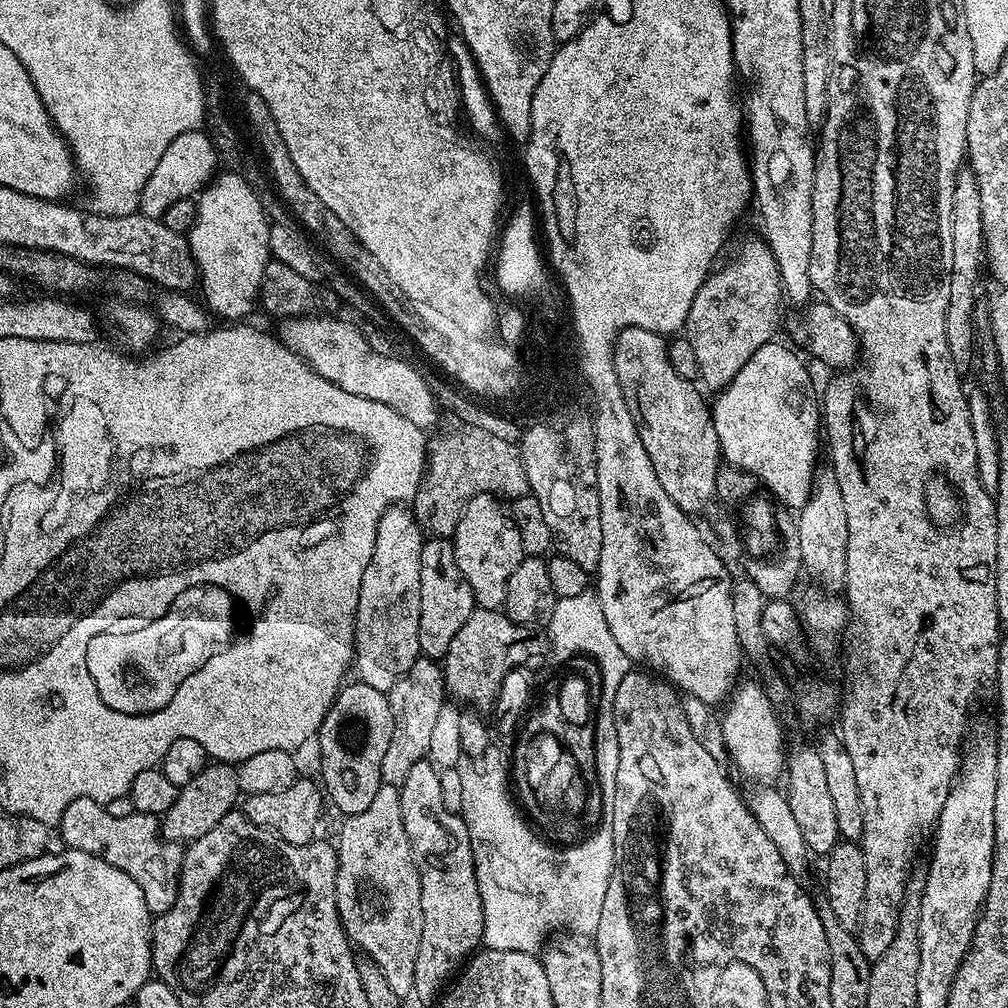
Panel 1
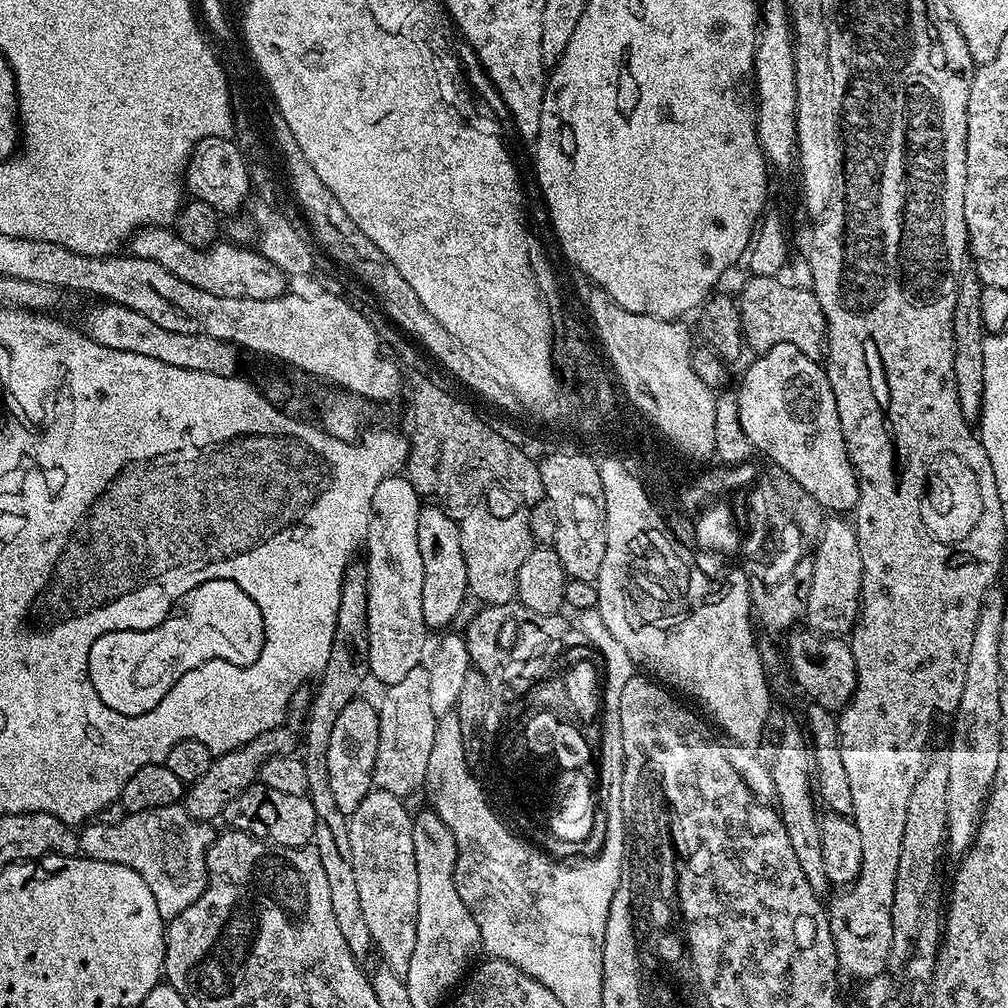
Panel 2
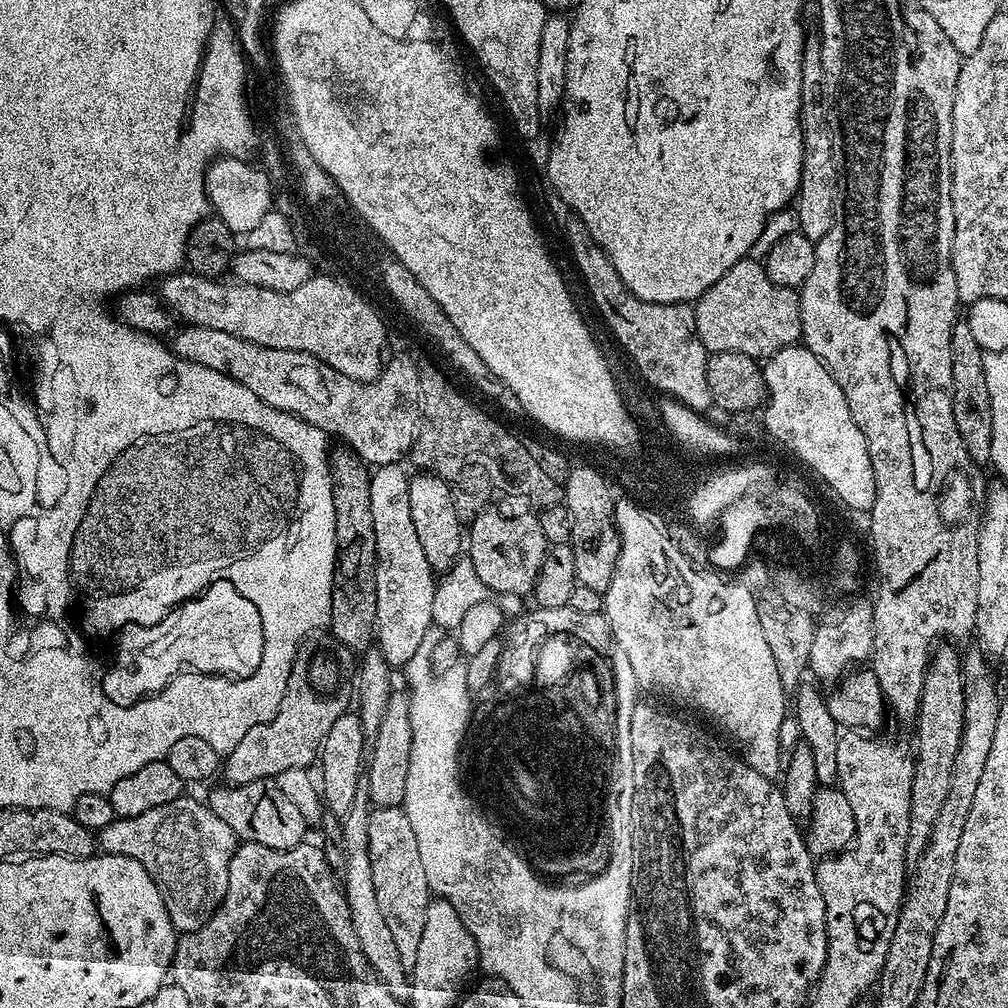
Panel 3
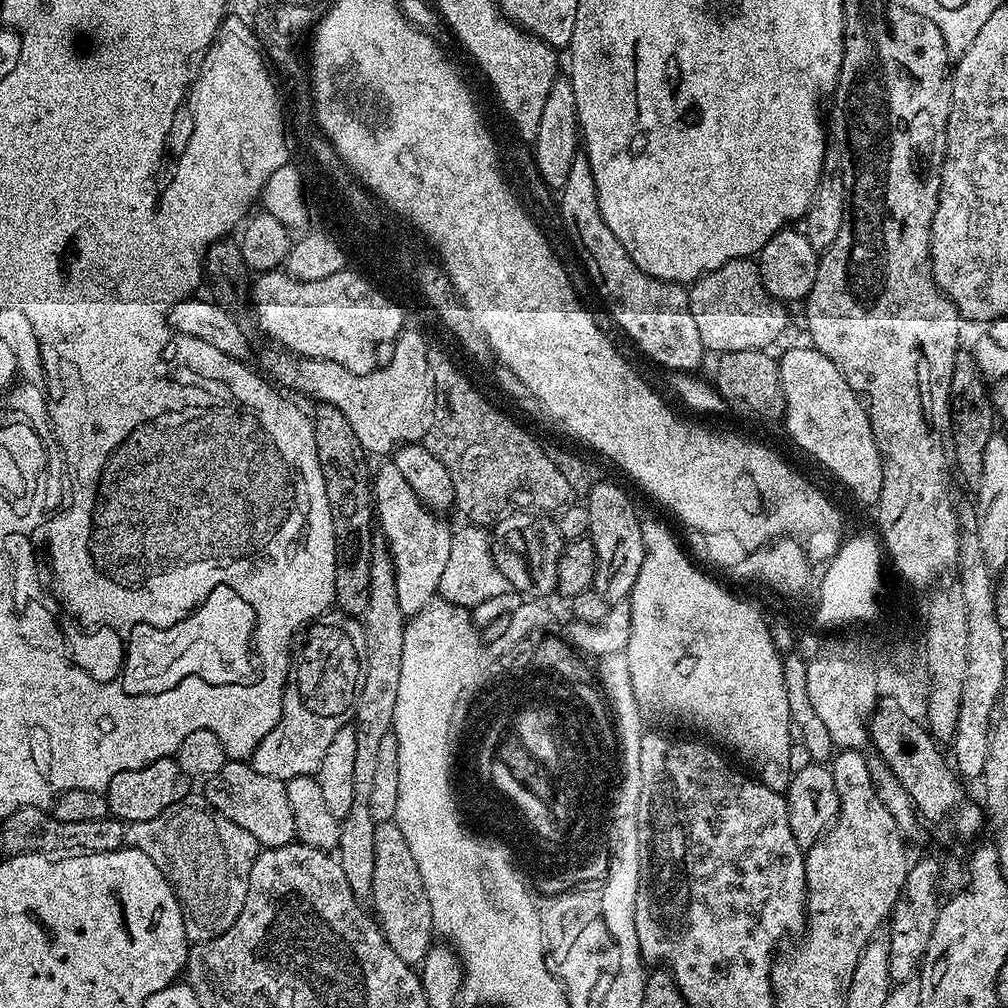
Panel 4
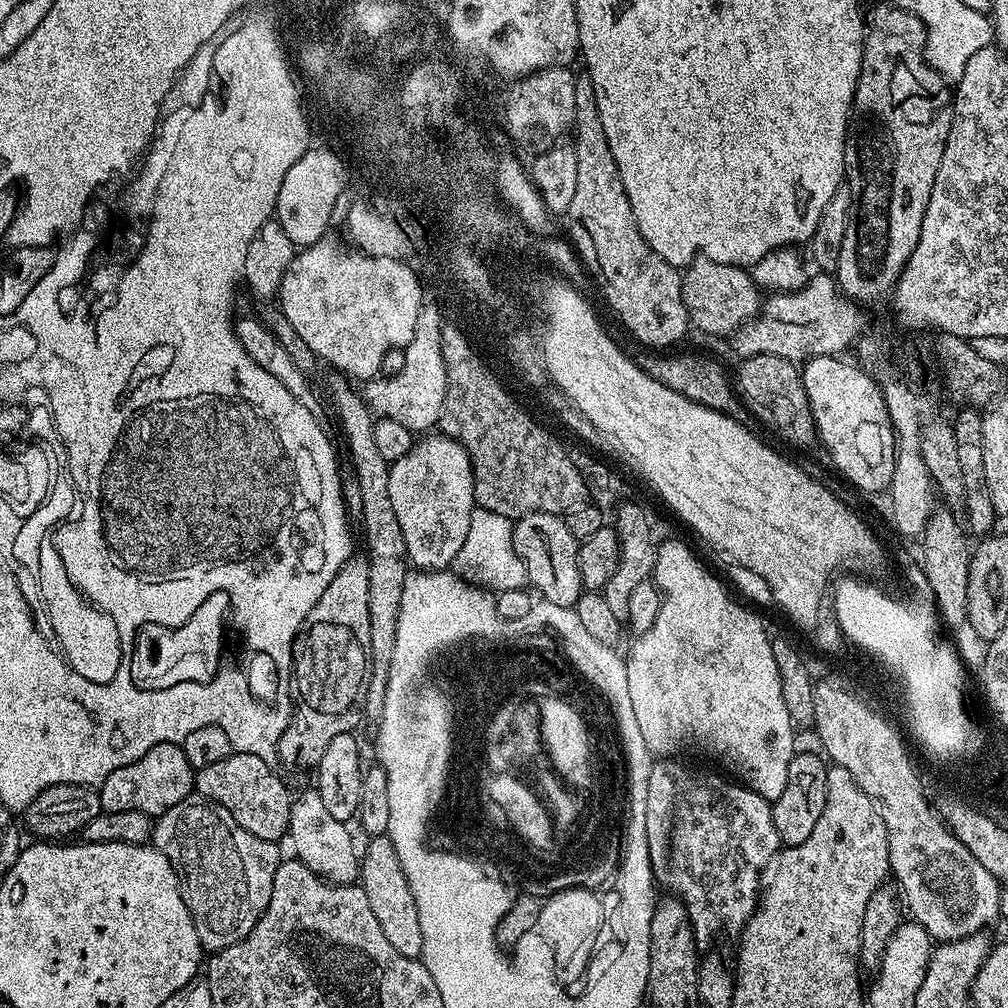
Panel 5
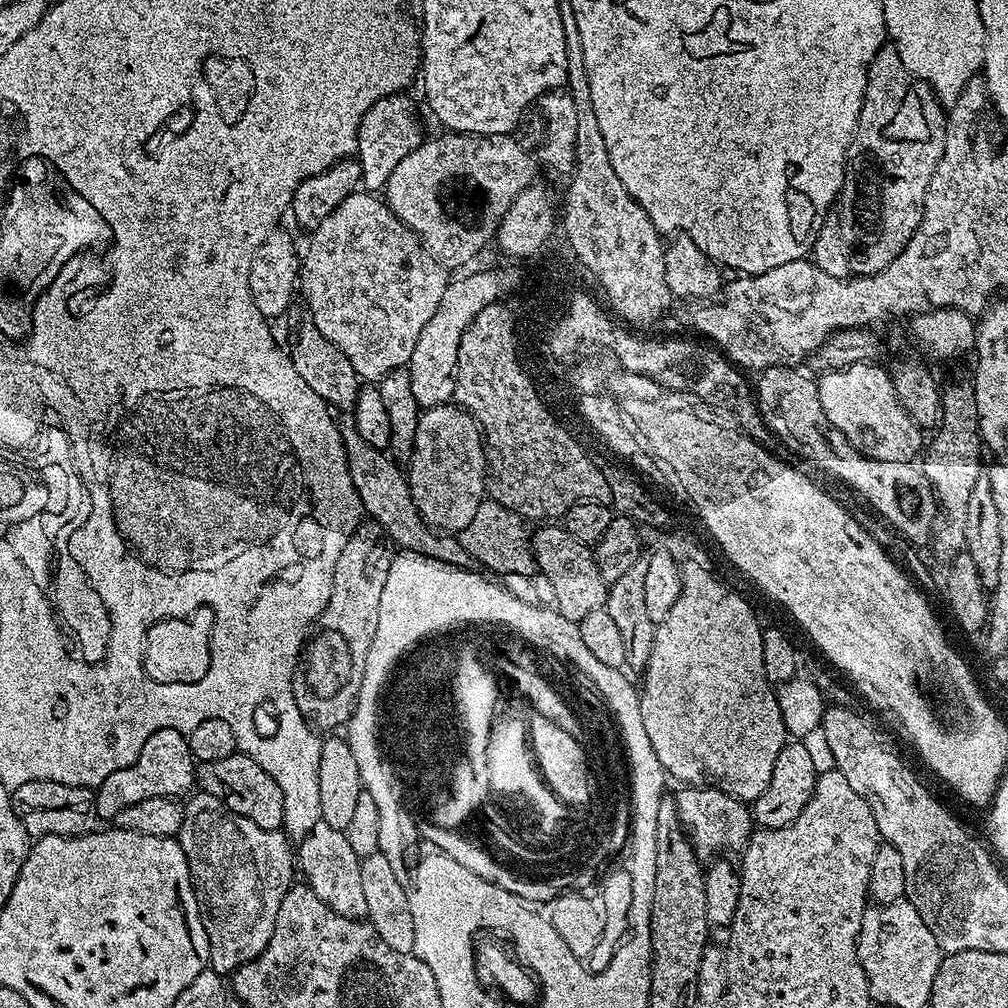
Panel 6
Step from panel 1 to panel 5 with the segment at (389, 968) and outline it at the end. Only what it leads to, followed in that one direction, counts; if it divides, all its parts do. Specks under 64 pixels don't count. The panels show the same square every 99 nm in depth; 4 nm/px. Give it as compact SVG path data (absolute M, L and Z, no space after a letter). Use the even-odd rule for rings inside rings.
M385 834L374 836L367 841L368 845L363 845L362 855L360 856L360 875L358 883L361 888L366 890L366 898L370 898L370 910L374 910L374 918L378 918L378 926L382 926L382 934L386 934L390 946L398 950L398 954L406 954L406 958L422 957L422 922L418 922L418 906L414 902L414 894L410 890L410 882L402 870L402 862L394 850L394 842Z

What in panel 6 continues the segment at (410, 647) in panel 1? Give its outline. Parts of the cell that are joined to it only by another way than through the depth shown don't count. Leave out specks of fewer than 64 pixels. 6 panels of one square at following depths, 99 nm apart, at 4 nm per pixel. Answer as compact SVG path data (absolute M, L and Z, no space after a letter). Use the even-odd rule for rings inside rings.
M452 402L439 404L433 408L423 409L420 414L420 421L418 422L418 434L414 438L414 450L406 464L406 475L408 478L408 489L412 495L414 506L420 511L420 516L426 523L432 525L433 528L439 531L449 534L459 534L466 526L470 526L470 518L474 518L478 506L486 496L486 441L482 435L481 429L478 427L476 421L473 420L471 414L463 407L457 406Z

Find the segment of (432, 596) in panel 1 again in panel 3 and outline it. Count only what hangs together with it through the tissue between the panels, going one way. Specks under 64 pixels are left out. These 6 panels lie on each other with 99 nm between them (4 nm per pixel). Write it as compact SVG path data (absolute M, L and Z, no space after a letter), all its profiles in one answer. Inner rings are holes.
M427 470L413 475L408 481L410 490L410 522L414 522L414 534L418 534L418 543L426 554L426 562L430 562L432 571L443 574L450 571L461 559L462 549L466 544L466 536L460 527L462 521L454 506L452 491L442 477Z

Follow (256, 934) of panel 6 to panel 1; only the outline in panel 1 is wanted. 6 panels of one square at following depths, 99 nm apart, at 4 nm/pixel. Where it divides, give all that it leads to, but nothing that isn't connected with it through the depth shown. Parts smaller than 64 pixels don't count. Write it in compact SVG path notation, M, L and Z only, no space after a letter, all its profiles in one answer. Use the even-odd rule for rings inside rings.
M78 798L60 815L60 836L67 847L94 854L110 866L118 866L138 886L142 886L142 898L153 914L170 910L180 889L180 867L184 861L184 848L179 843L158 835L157 817L135 812L130 818L113 818L103 803L90 798Z

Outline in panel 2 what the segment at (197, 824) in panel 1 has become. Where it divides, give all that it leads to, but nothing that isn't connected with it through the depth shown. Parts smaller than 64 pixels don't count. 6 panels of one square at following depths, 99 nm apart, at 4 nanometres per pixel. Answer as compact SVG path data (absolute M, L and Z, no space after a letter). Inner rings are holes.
M281 726L273 728L271 732L264 732L258 738L254 738L249 744L243 748L236 748L233 752L219 753L213 759L210 770L206 770L206 774L202 774L202 778L198 778L185 791L183 798L184 809L196 820L212 822L223 813L224 805L229 804L238 794L242 794L242 790L246 790L250 785L257 783L260 768L272 756L283 756L291 753L292 748L297 747L298 740L287 732L287 727Z

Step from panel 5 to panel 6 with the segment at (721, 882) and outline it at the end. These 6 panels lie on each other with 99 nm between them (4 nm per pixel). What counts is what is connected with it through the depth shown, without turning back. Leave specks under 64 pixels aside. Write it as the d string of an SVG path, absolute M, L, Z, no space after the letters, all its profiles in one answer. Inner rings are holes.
M684 786L679 790L681 792L675 793L674 796L676 809L680 815L680 823L692 841L692 849L696 851L697 860L708 862L724 853L739 853L748 845L754 831L754 821L745 801L735 800L730 794L717 788Z

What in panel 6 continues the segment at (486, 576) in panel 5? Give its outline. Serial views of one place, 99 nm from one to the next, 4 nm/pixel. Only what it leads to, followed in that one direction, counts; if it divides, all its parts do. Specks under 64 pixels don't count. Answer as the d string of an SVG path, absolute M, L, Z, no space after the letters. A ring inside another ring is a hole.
M489 499L478 506L474 518L470 518L470 526L466 526L458 534L460 544L471 554L481 569L489 568L492 572L500 572L504 576L522 574L532 576L537 571L536 559L532 553L532 541L525 521L518 514L506 510L498 502Z

